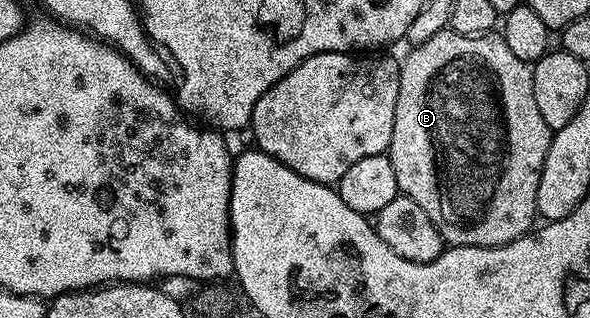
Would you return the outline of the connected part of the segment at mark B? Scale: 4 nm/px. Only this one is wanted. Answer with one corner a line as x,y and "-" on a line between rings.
446,29
435,33
431,41
423,41
412,48
406,59
400,60
399,101
395,101
395,125
391,129
391,141
387,152
391,161
391,169
395,169
397,190
405,195
439,229
442,240
450,247
502,247
534,230
537,214
537,198
539,197
539,177
543,173
543,161
547,161
547,149
553,140
547,121
539,114
539,105
535,105
535,85
533,84
533,68
528,63
519,61
511,49
507,49
507,41
500,34
464,35

